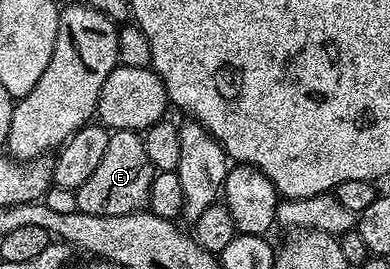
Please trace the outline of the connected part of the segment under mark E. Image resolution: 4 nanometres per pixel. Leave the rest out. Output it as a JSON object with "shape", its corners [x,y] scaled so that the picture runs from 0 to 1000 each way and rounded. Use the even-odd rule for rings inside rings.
{"shape":[[[290,487],[274,524],[274,569],[244,643],[197,706],[197,781],[246,799],[331,799],[382,751],[382,706],[397,647],[377,584],[369,513],[346,487]]]}

